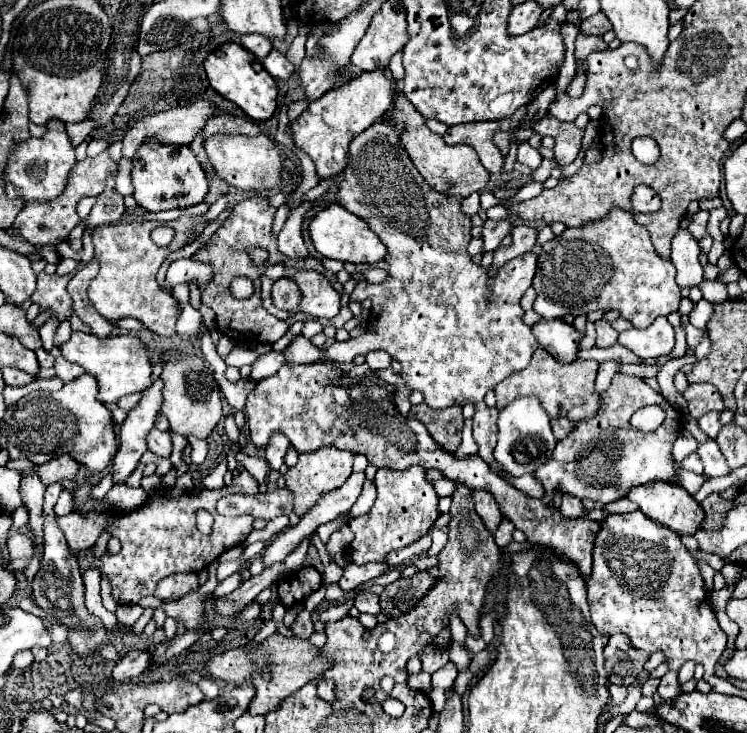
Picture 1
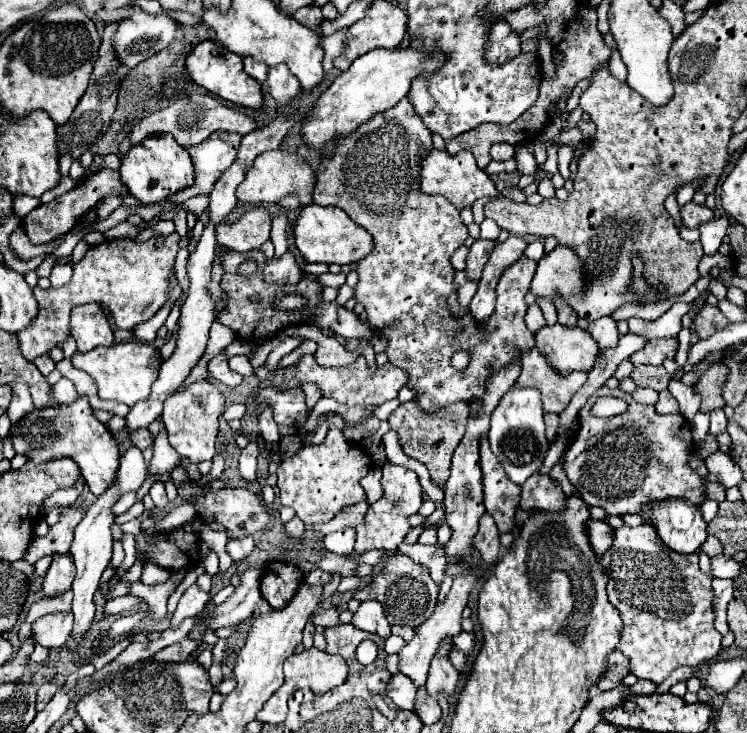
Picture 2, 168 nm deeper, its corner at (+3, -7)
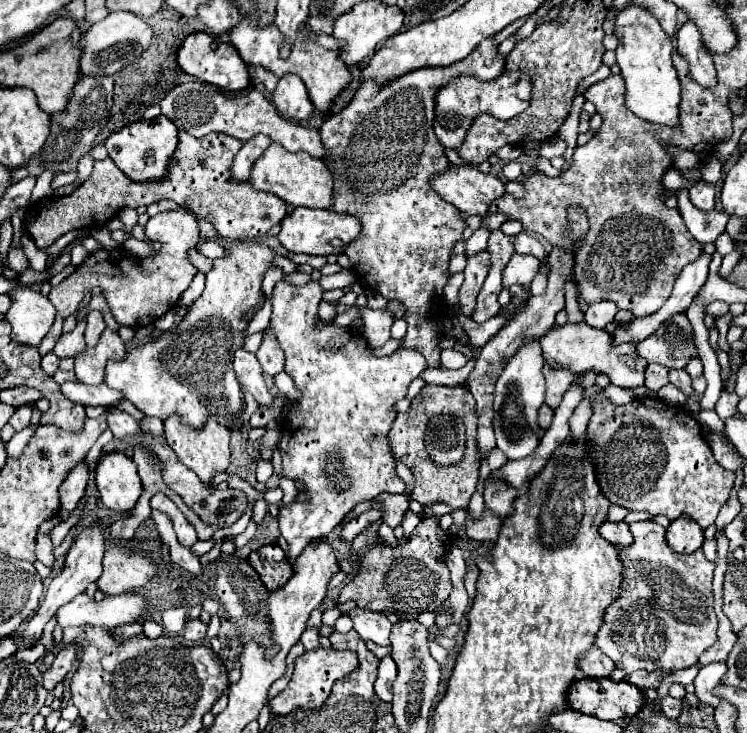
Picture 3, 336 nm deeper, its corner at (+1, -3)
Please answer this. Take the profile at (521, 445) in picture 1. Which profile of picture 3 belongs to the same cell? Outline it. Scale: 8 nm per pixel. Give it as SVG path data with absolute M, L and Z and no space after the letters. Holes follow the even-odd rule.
M538 340L520 346L520 350L508 360L504 372L496 382L494 398L494 432L496 448L506 454L508 460L522 460L530 456L538 444L538 410L544 404L544 376L542 376L542 350Z

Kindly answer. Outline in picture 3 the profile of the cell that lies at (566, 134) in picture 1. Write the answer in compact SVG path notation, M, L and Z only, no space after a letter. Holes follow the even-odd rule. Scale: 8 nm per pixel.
M554 136L554 138L546 140L546 142L540 146L540 156L552 160L552 158L556 158L556 156L564 156L564 150L566 150L566 142Z

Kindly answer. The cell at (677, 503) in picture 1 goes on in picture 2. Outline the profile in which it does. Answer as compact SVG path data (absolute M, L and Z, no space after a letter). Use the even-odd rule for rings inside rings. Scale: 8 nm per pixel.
M656 502L652 514L644 516L654 522L662 542L678 554L698 552L708 536L700 508L690 502Z

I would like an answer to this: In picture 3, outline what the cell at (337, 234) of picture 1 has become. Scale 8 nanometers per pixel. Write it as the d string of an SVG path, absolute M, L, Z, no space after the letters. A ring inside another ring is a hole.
M294 208L290 216L282 220L282 230L278 234L278 240L284 248L290 252L302 252L312 256L328 256L328 254L342 254L346 246L360 236L362 224L350 216L350 214L338 214L334 210L312 210L312 208Z

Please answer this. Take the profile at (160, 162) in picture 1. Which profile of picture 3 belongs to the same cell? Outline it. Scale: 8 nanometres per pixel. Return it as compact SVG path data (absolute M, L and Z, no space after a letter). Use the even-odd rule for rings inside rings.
M158 116L150 122L134 122L120 132L112 134L104 142L108 156L114 160L114 164L134 182L152 182L152 180L162 180L168 178L168 166L172 160L172 154L178 146L178 130L176 126L164 118Z

